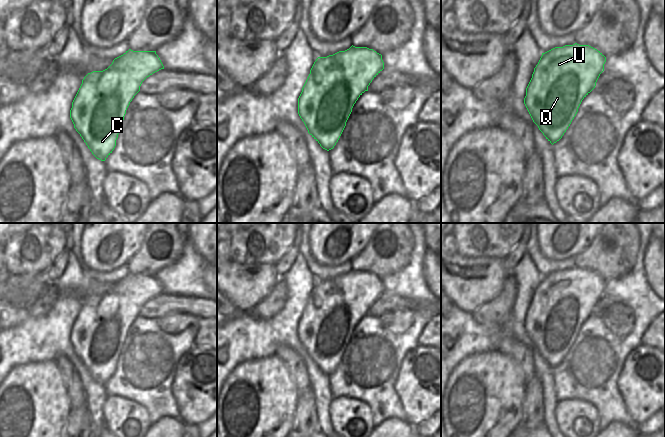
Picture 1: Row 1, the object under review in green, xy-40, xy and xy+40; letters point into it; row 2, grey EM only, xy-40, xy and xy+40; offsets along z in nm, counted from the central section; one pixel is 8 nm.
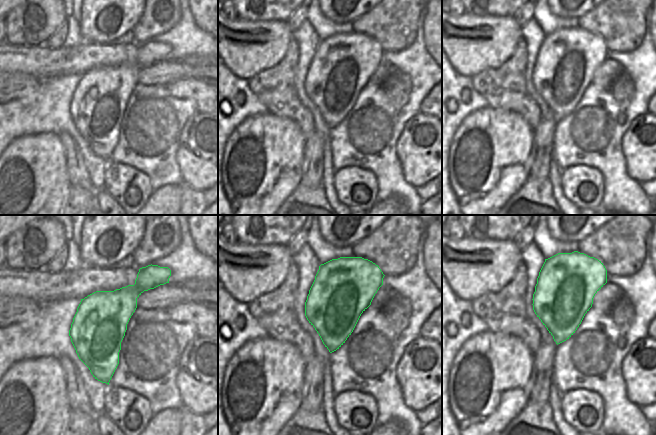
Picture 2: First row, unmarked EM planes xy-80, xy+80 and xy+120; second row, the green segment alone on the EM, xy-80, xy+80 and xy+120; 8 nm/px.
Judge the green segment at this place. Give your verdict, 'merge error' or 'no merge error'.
no merge error

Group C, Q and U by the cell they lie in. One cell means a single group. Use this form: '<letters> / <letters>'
C Q U

